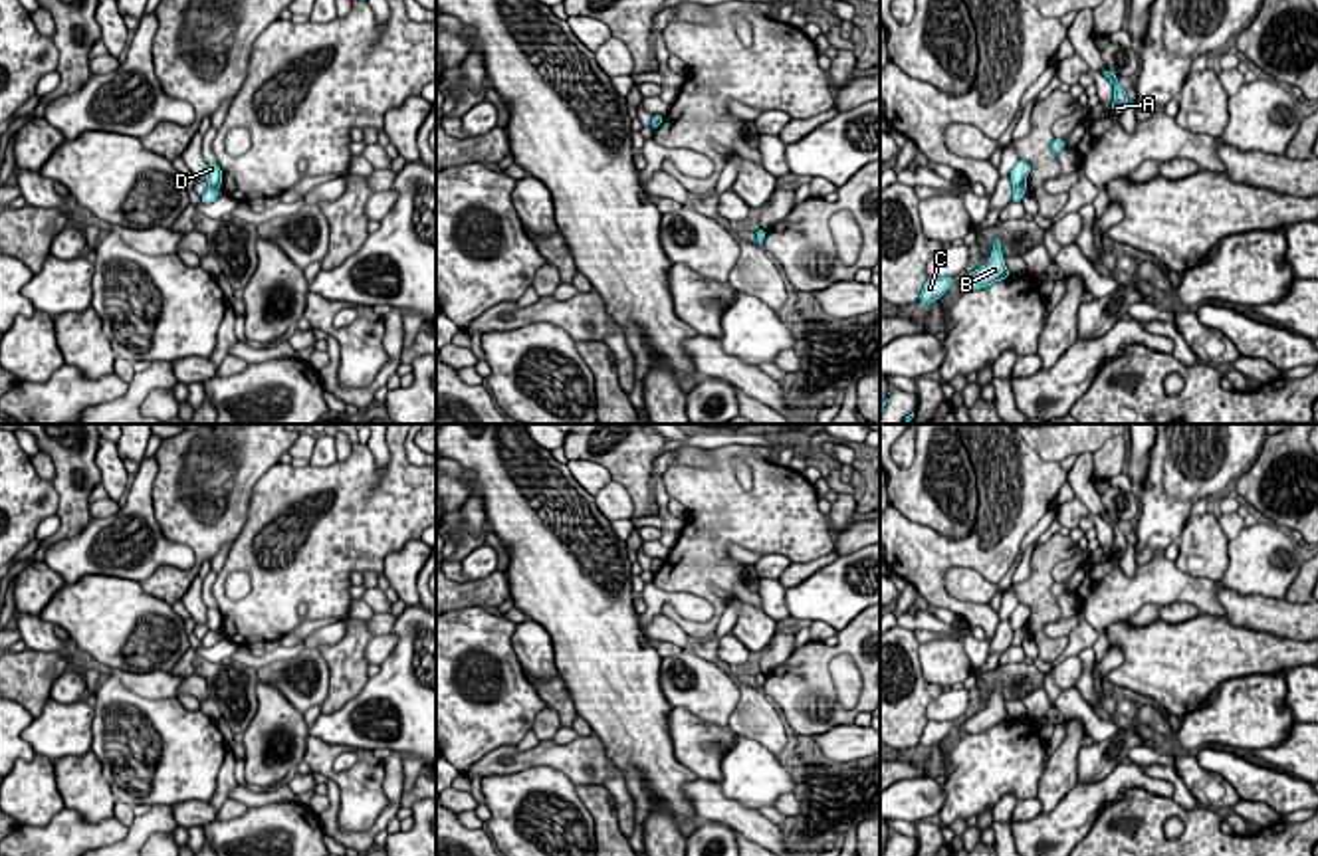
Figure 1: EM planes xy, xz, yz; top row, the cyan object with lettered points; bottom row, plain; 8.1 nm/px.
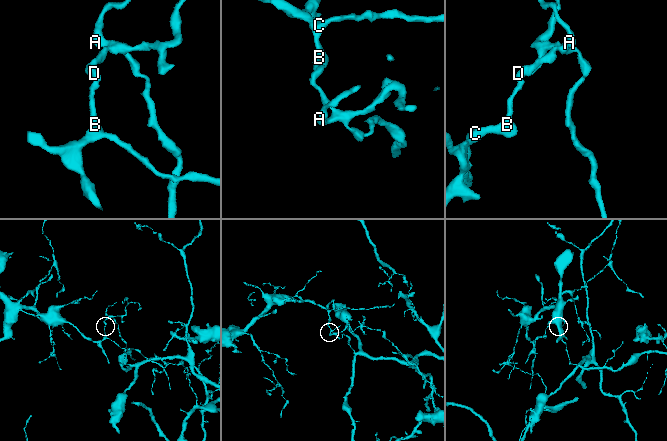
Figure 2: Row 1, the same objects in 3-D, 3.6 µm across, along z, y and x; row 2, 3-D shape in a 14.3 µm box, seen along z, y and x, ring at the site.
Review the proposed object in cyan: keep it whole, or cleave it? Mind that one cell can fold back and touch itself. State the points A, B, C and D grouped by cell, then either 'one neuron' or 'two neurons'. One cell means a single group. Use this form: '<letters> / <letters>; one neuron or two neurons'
A D / B C; two neurons

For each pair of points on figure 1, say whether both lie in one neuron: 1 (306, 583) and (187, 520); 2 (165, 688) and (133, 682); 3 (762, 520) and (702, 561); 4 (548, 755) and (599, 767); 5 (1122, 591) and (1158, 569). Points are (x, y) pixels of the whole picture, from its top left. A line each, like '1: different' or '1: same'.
1: different
2: same
3: same
4: same
5: same

